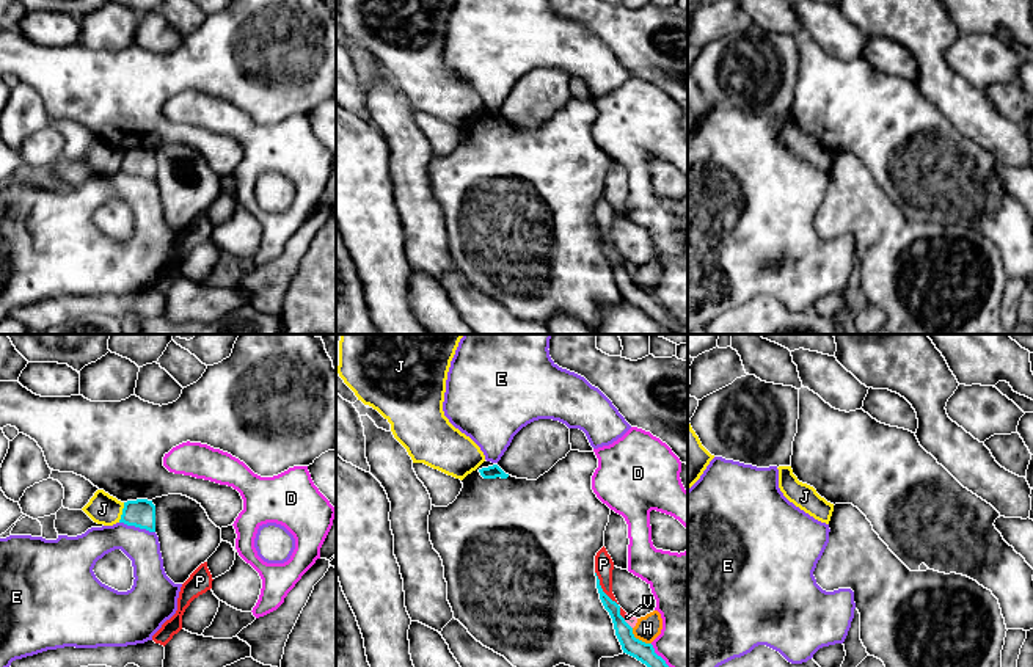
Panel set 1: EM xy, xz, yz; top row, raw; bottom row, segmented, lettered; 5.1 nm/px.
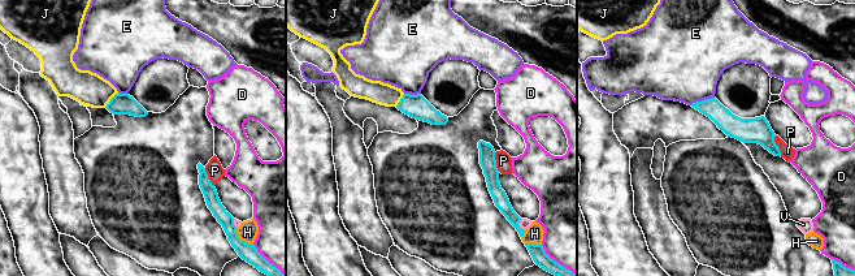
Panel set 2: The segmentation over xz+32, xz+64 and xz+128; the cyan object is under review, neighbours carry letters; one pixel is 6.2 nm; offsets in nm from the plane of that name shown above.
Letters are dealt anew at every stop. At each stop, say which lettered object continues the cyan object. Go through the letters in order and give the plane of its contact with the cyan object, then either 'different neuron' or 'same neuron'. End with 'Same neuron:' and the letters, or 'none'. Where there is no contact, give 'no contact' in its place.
D: xz | different neuron
E: xy | different neuron
H: xz | different neuron
J: xy | different neuron
P: xz | different neuron
V: xz | different neuron
Same neuron: none

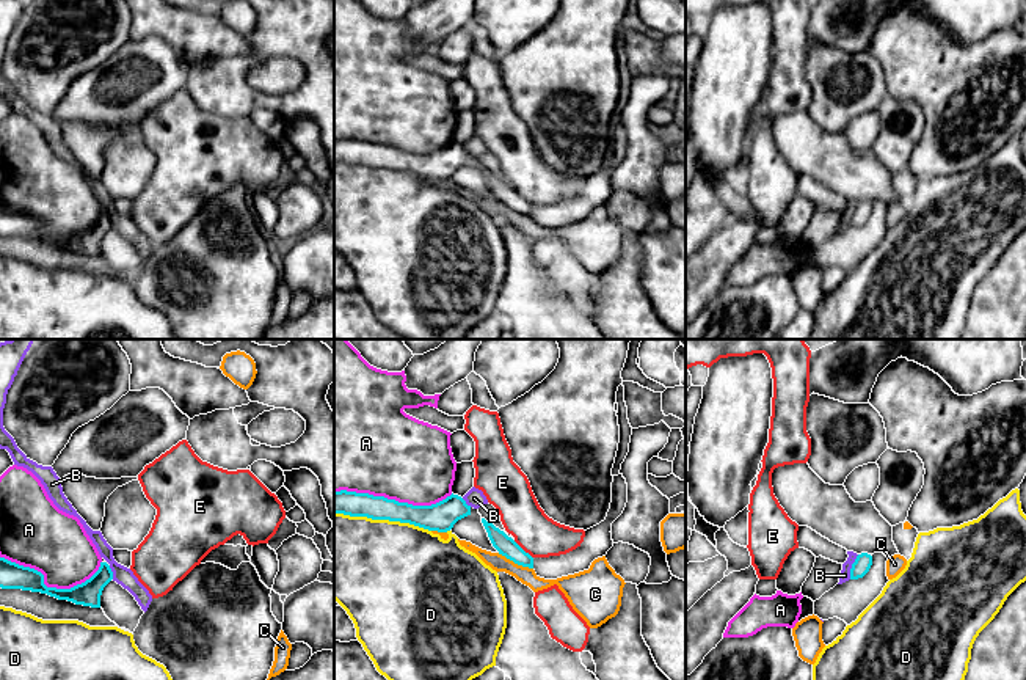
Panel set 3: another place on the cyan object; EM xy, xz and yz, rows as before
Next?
A: xz | different neuron
B: yz | different neuron
C: xz | different neuron
D: xz | different neuron
E: xz | different neuron
Same neuron: none

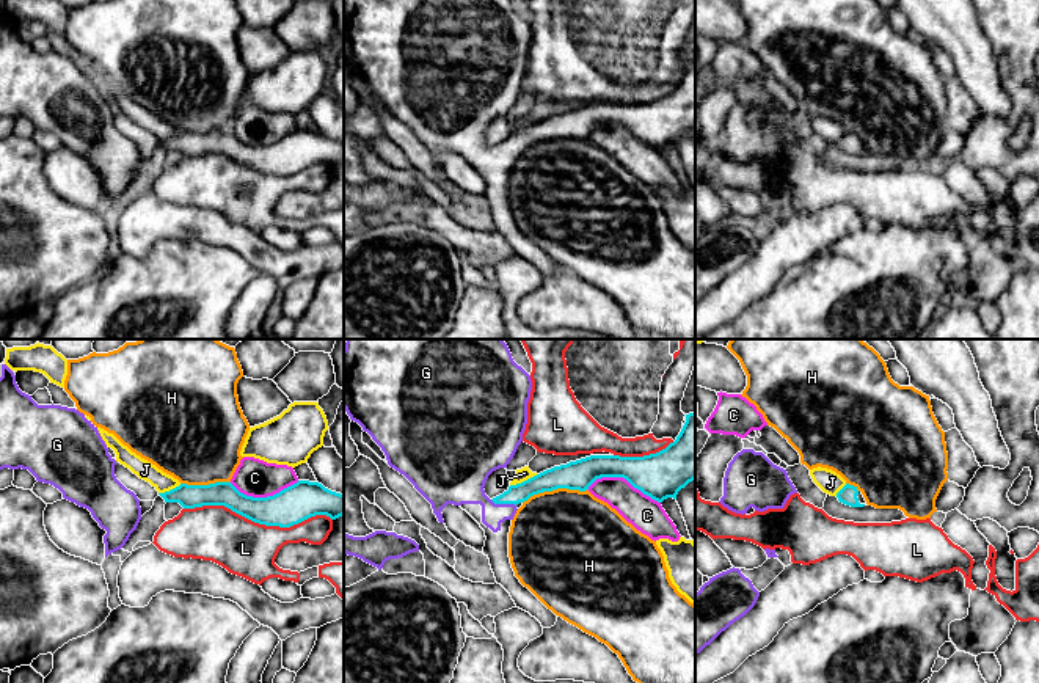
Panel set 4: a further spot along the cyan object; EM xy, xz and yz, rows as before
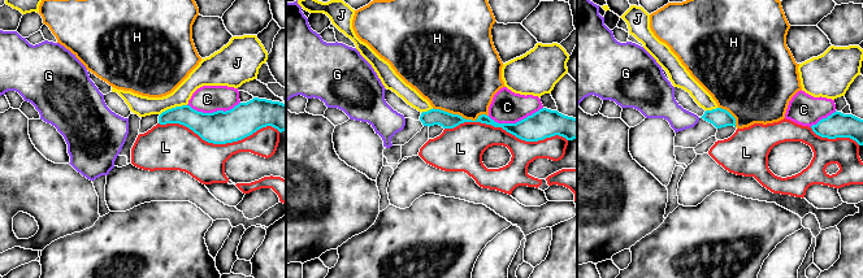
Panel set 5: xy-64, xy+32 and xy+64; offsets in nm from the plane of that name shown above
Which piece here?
C: xz | different neuron
G: xz | same neuron
H: xz | different neuron
J: xz | different neuron
L: xy | different neuron
Same neuron: G

